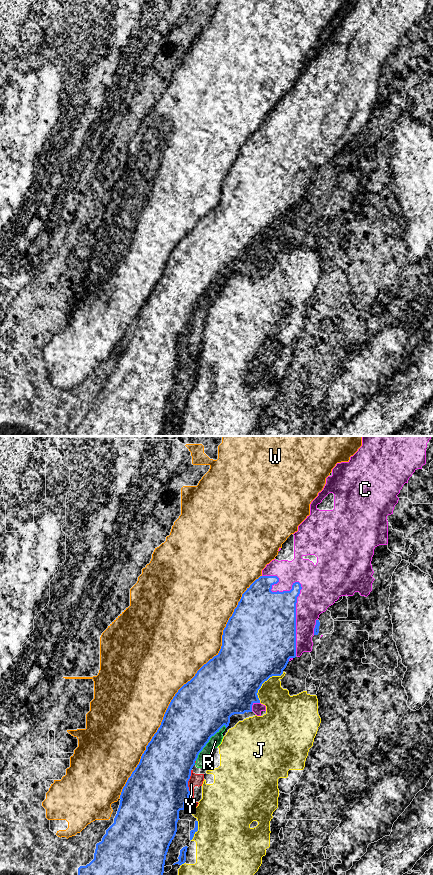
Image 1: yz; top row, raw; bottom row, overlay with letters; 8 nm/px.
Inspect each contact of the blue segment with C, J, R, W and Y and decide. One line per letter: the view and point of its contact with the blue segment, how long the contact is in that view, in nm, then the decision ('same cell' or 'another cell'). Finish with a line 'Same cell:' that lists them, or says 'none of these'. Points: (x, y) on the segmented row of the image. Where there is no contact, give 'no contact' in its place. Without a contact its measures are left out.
C: meets blue in yz at (300, 589); contact 700 nm long; same cell
J: meets blue in yz at (263, 682); contact 320 nm long; another cell
R: meets blue in yz at (208, 741); contact 380 nm long; another cell
W: meets blue in yz at (184, 684); contact 2100 nm long; another cell
Y: meets blue in yz at (187, 784); contact 240 nm long; another cell
Same cell: C

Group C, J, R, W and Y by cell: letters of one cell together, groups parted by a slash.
C / J / R Y / W

